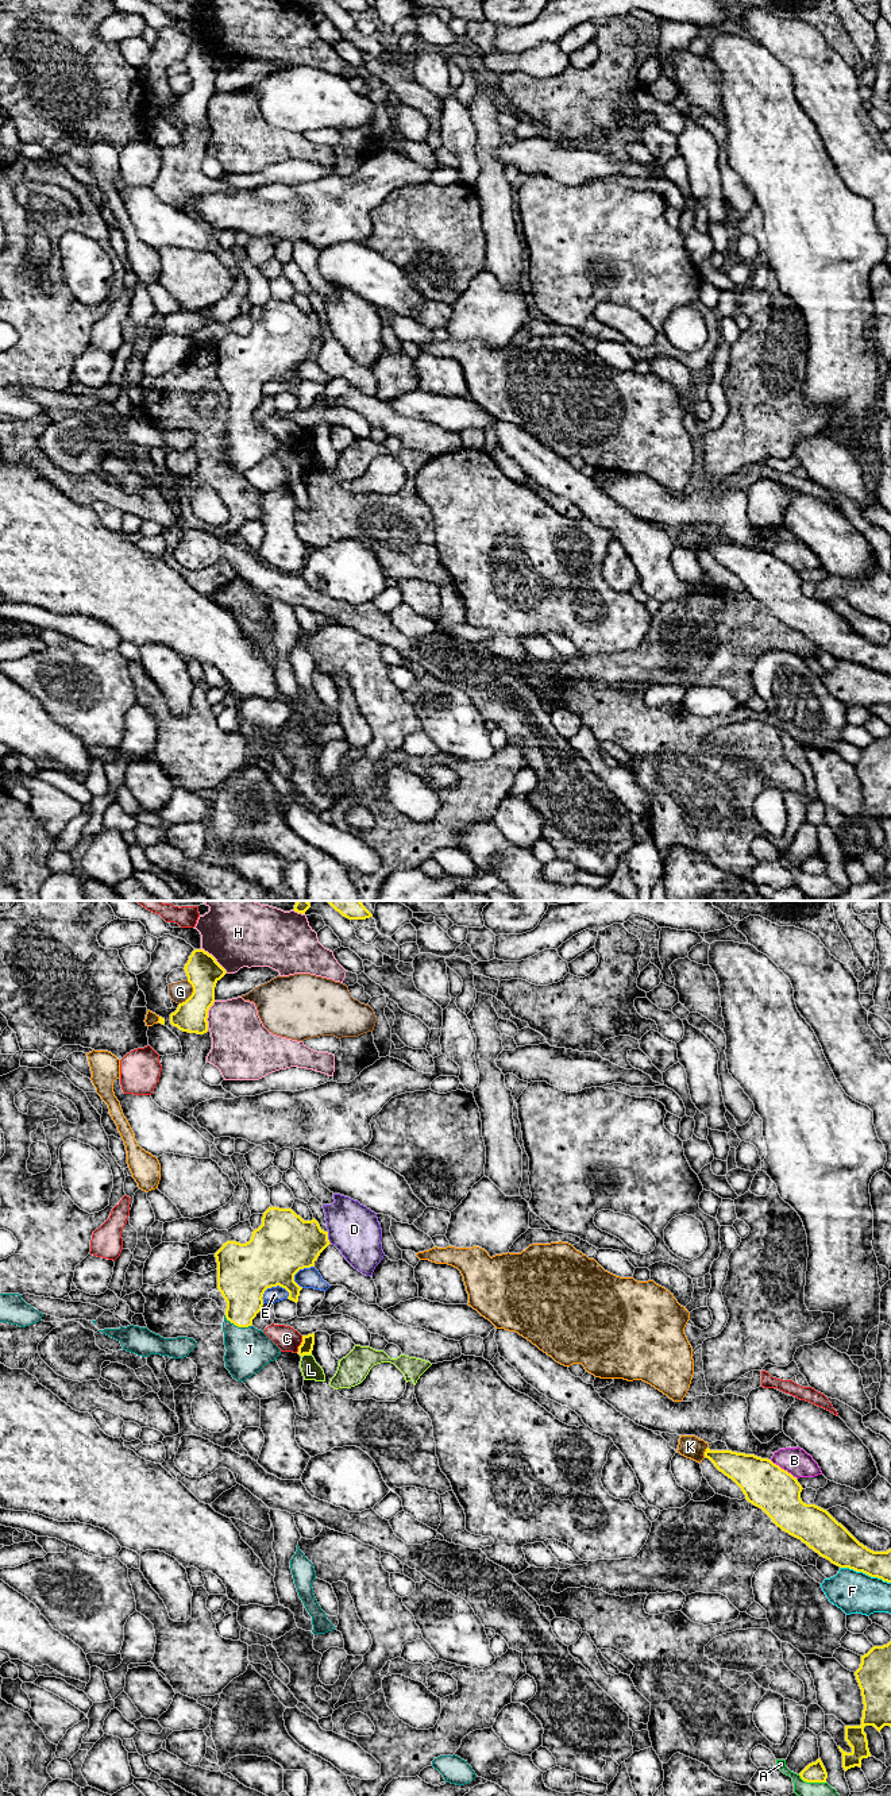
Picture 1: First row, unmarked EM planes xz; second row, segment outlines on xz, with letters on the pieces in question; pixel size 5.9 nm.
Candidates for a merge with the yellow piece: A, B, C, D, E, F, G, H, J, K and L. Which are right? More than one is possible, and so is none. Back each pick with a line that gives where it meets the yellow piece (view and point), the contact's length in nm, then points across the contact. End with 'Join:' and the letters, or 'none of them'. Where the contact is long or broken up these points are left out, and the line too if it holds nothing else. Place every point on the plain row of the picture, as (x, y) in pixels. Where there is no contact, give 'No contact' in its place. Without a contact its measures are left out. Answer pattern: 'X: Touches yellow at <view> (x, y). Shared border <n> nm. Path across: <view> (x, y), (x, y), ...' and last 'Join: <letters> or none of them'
J: Touches yellow at xz (238, 419). Shared border 170 nm. Path across: xz (242, 377), (242, 401), (238, 419), (239, 430), (249, 442)
Join: J

